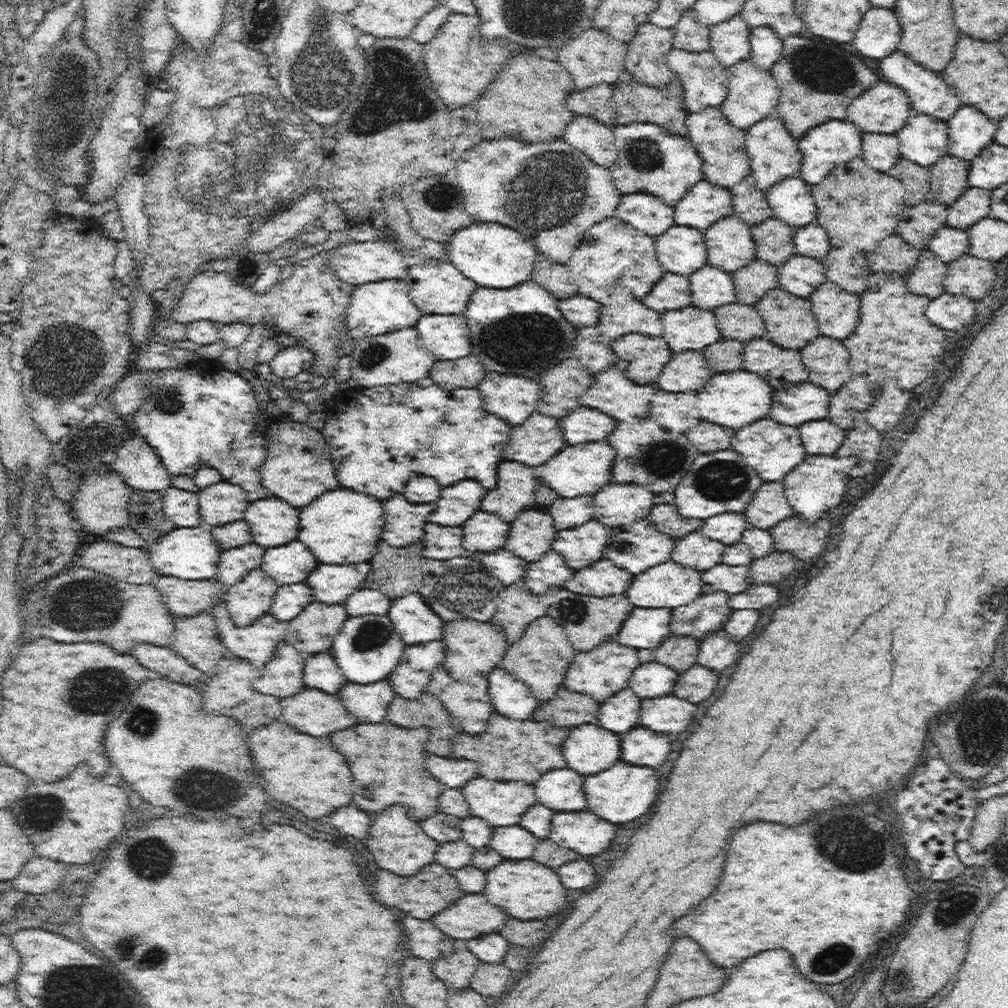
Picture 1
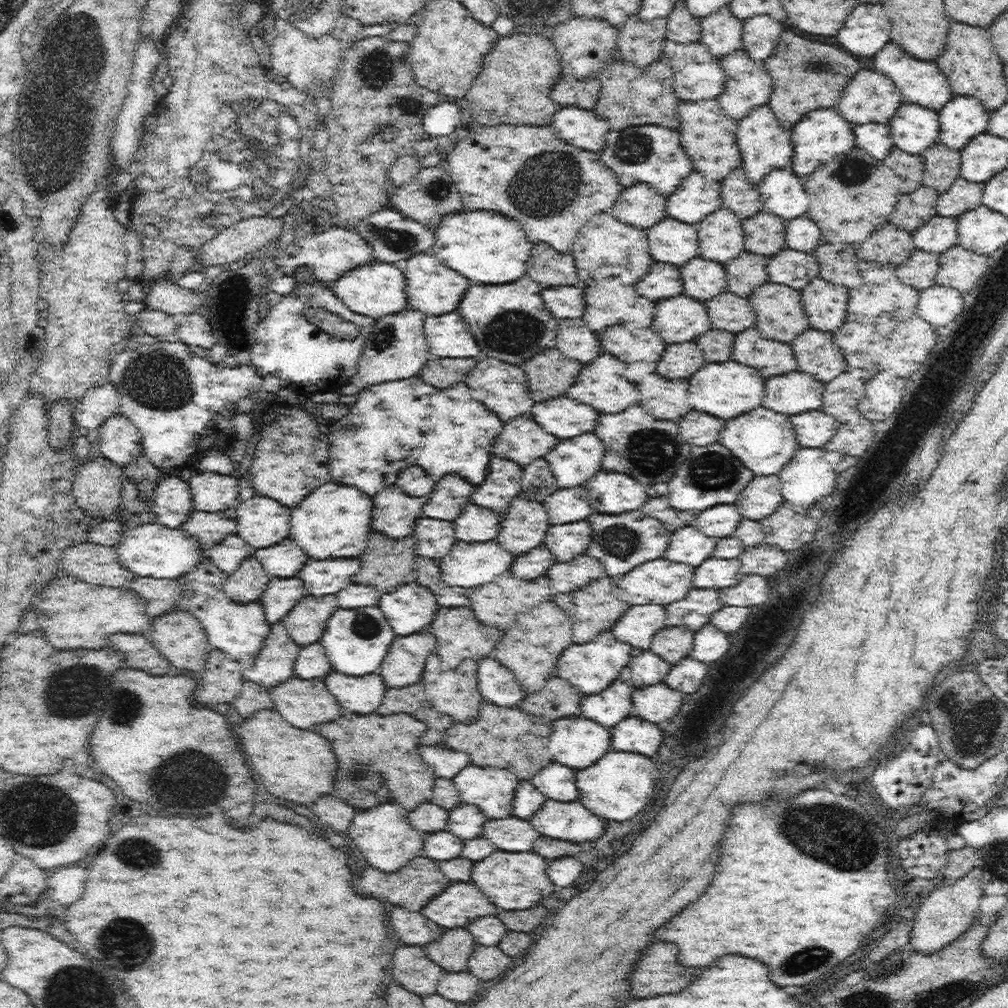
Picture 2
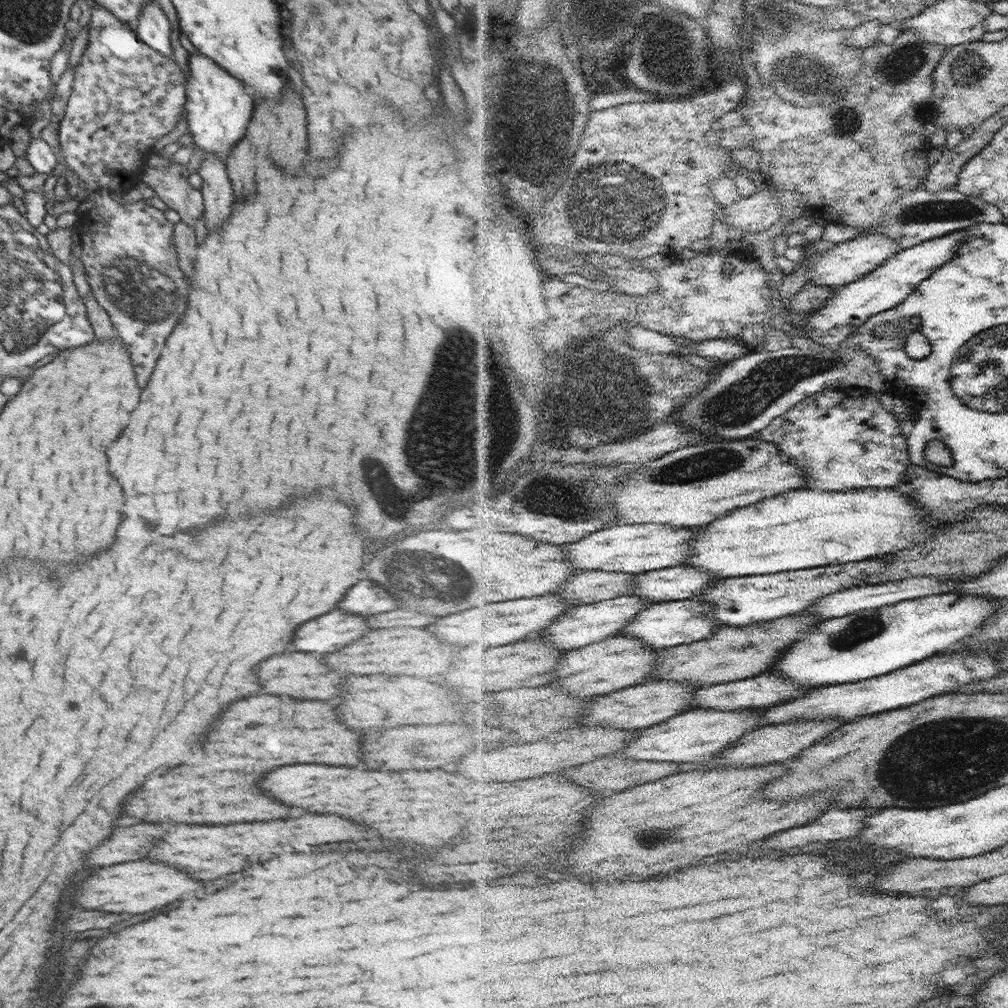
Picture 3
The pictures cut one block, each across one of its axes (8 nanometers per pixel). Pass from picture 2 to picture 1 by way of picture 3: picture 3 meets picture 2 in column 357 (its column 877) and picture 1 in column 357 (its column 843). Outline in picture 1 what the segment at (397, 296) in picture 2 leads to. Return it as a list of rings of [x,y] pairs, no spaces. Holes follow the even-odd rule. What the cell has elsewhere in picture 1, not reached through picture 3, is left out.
[[[403,280],[372,282],[358,286],[354,290],[354,296],[352,296],[347,312],[348,335],[351,338],[351,344],[355,346],[366,338],[392,334],[404,328],[415,328],[422,316],[422,311],[416,306],[410,289]]]

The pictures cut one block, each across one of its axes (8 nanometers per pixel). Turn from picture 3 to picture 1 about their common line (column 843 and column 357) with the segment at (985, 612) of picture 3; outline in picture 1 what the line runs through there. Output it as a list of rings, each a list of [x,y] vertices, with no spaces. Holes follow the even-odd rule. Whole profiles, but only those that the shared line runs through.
[[[366,614],[350,617],[344,622],[342,632],[330,652],[349,683],[372,685],[388,680],[404,658],[407,647],[388,615]]]

